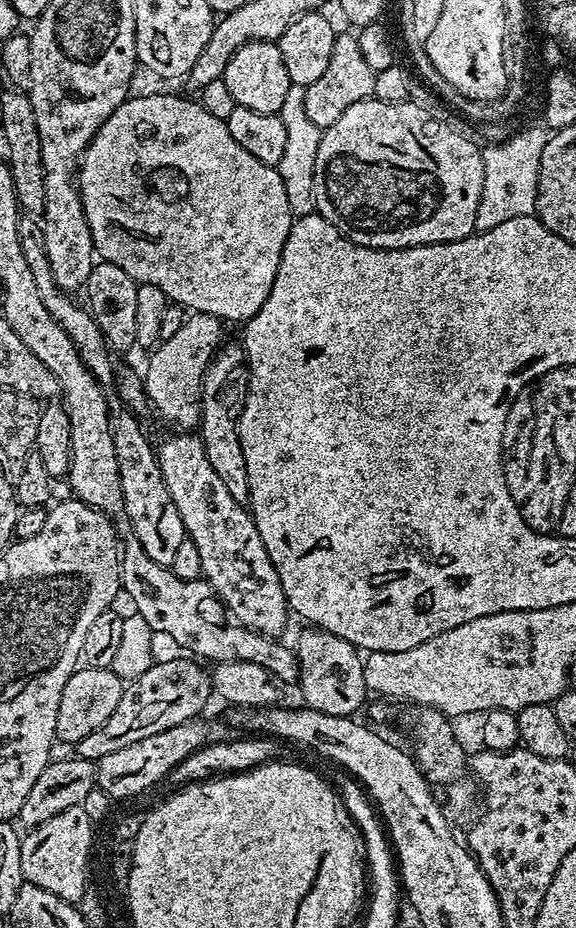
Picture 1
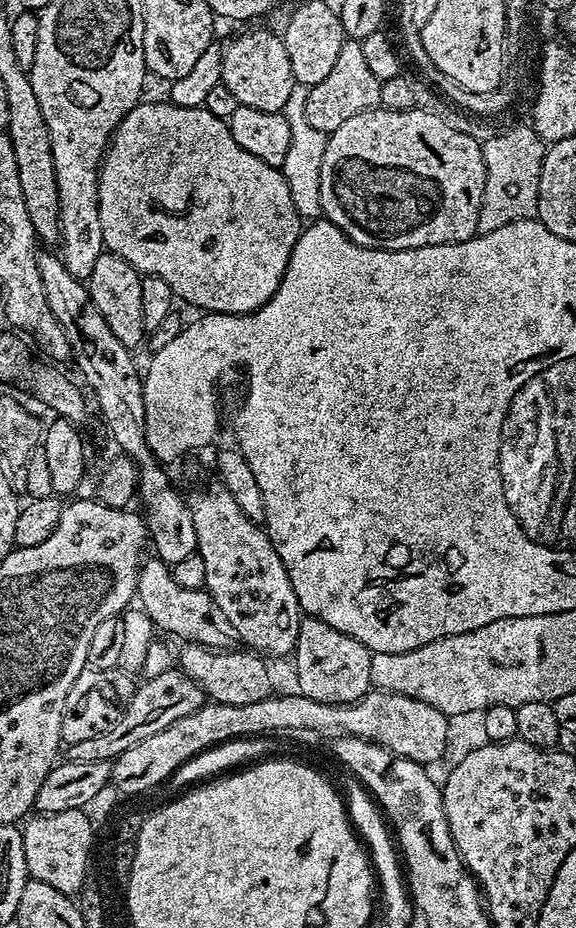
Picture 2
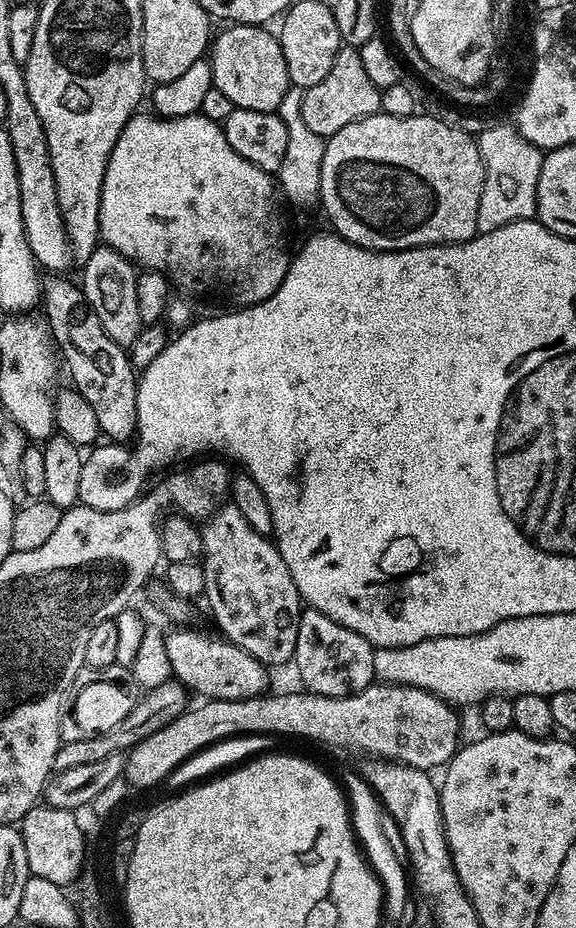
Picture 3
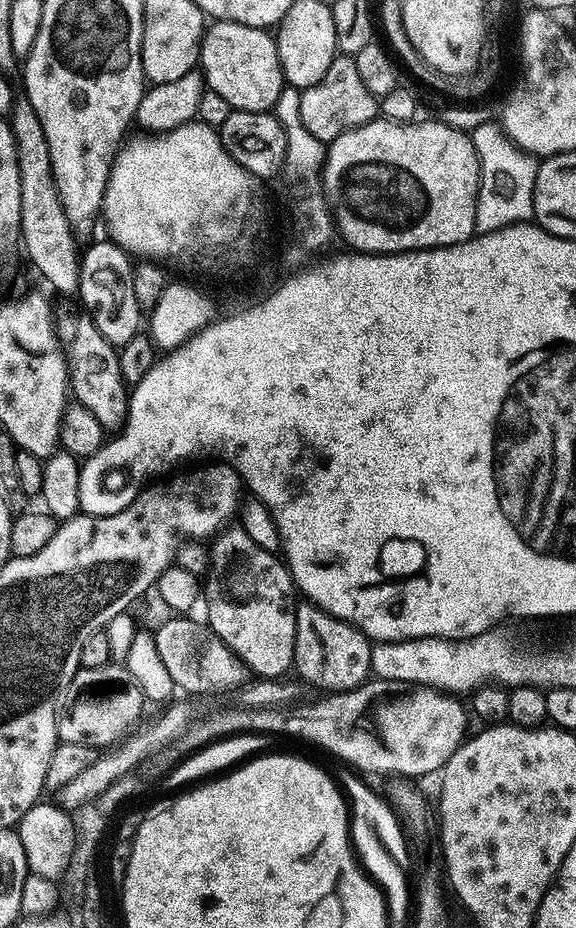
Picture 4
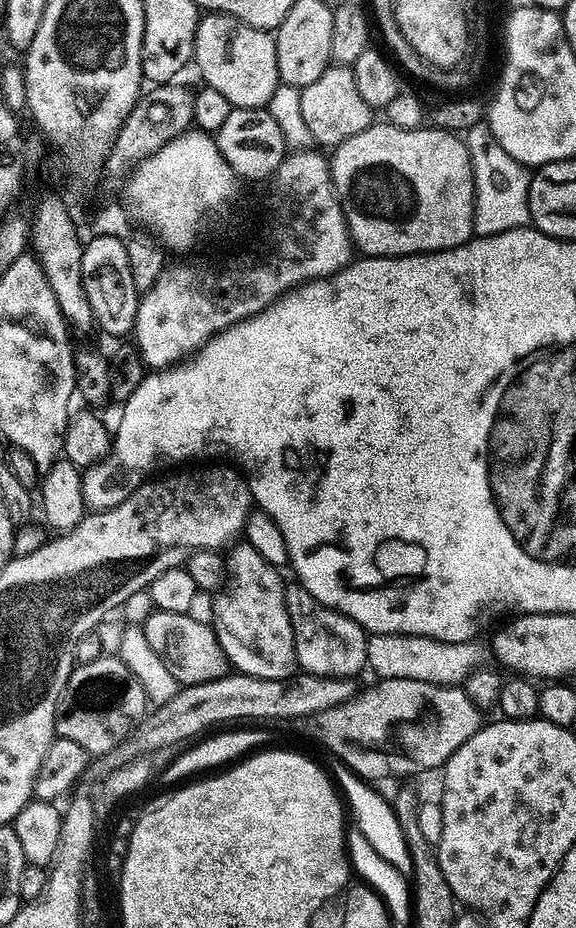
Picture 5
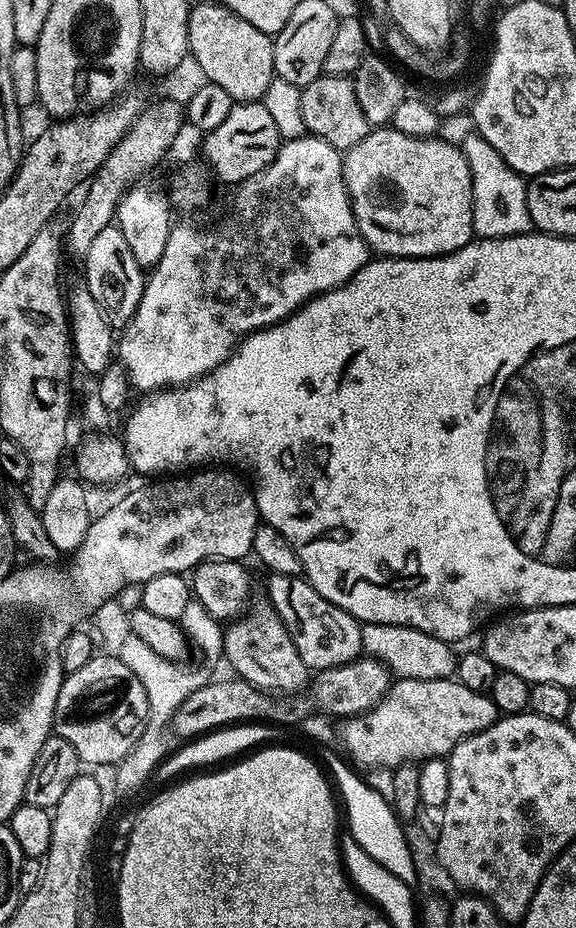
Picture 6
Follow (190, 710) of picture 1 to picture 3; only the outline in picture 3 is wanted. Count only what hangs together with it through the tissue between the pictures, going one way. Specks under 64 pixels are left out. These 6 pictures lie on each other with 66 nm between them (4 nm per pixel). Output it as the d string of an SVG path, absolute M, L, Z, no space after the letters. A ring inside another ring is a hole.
M169 682L145 691L137 699L134 710L125 718L119 728L108 733L106 736L99 736L94 740L83 740L82 742L63 742L60 745L58 754L54 758L54 769L57 773L66 770L74 770L76 766L86 766L86 762L98 762L118 750L131 750L145 740L148 736L153 736L160 728L165 728L167 724L185 711L189 693L179 682Z

